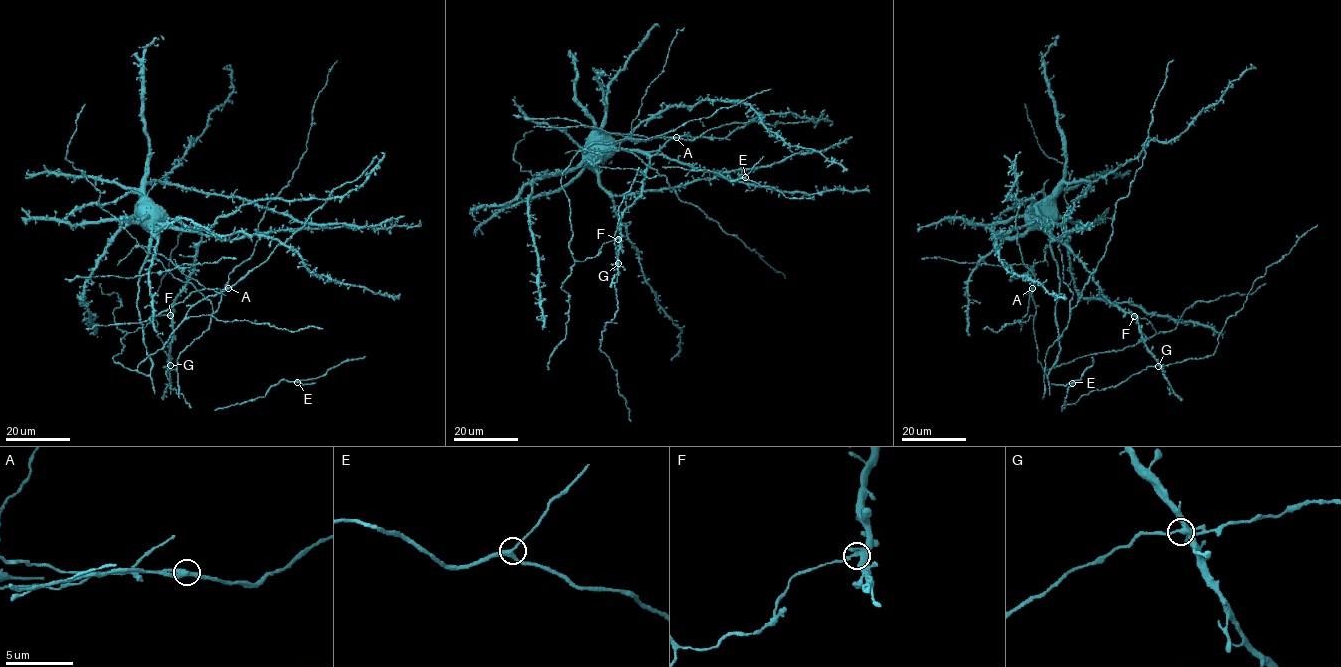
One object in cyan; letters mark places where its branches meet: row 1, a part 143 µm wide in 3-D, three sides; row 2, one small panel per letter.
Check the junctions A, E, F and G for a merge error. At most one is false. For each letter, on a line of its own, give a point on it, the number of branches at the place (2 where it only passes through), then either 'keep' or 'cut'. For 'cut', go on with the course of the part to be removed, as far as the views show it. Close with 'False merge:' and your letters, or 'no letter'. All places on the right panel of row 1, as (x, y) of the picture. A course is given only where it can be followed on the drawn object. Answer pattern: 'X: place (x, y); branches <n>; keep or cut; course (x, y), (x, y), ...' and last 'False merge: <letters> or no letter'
A: place (1032, 288); branches 3; cut; course (1032, 288), (1036, 282), (1035, 274), (1025, 265), (978, 265), (938, 257), (921, 259)
E: place (1072, 383); branches 3; keep
F: place (1134, 316); branches 3; keep
G: place (1158, 366); branches 3; keep
False merge: A

